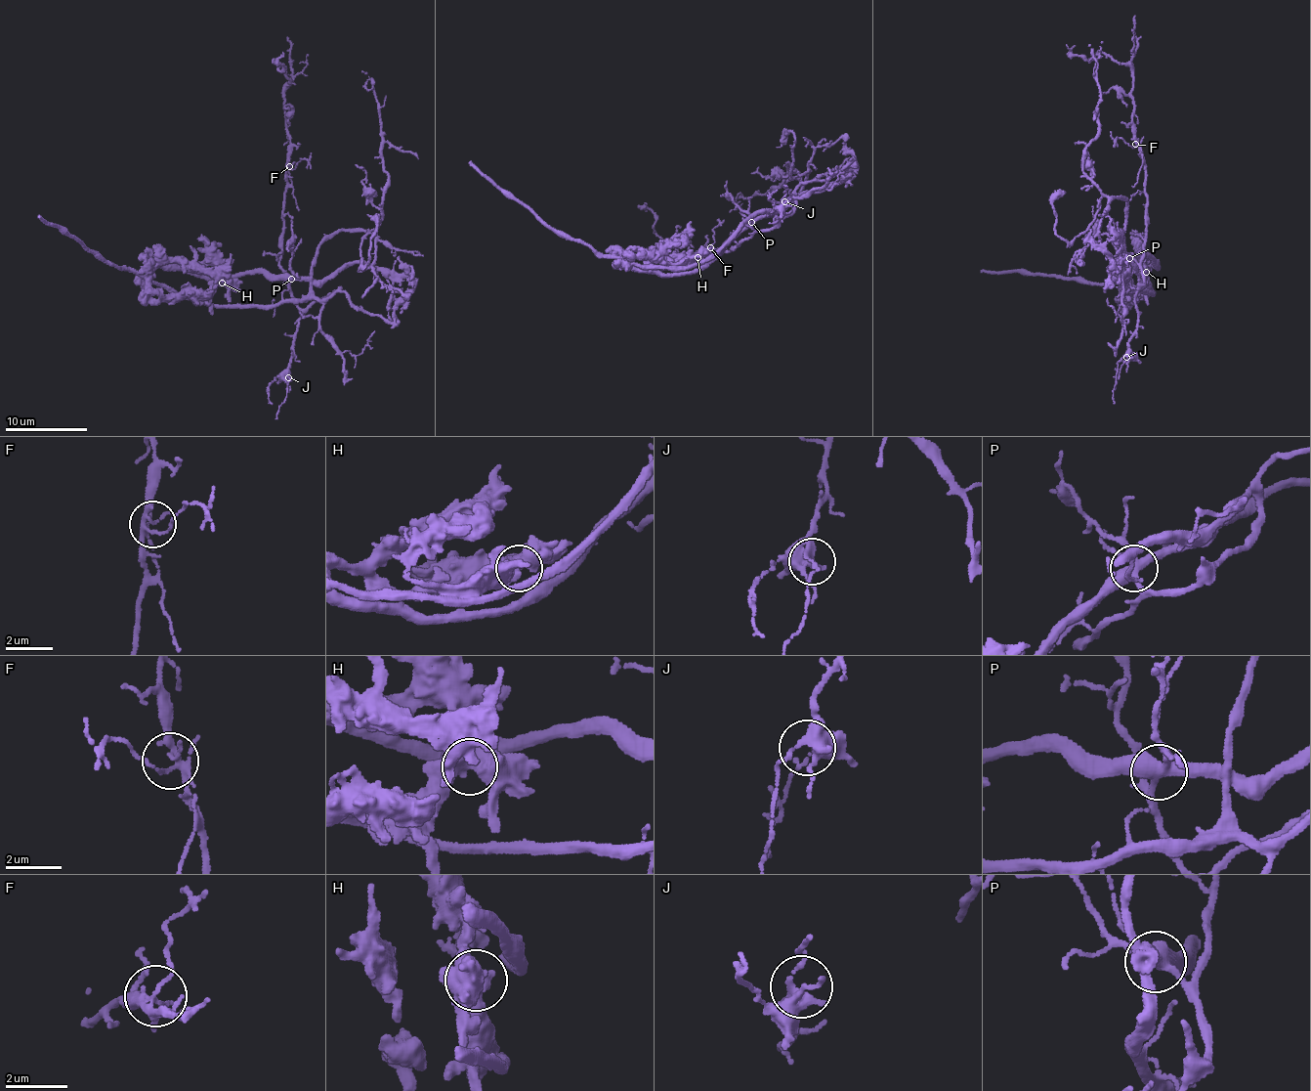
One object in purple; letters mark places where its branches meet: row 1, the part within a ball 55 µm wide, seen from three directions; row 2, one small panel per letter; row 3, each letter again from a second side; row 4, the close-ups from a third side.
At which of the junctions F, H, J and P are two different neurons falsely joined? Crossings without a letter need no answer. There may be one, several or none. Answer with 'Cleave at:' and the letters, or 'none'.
Cleave at: P

